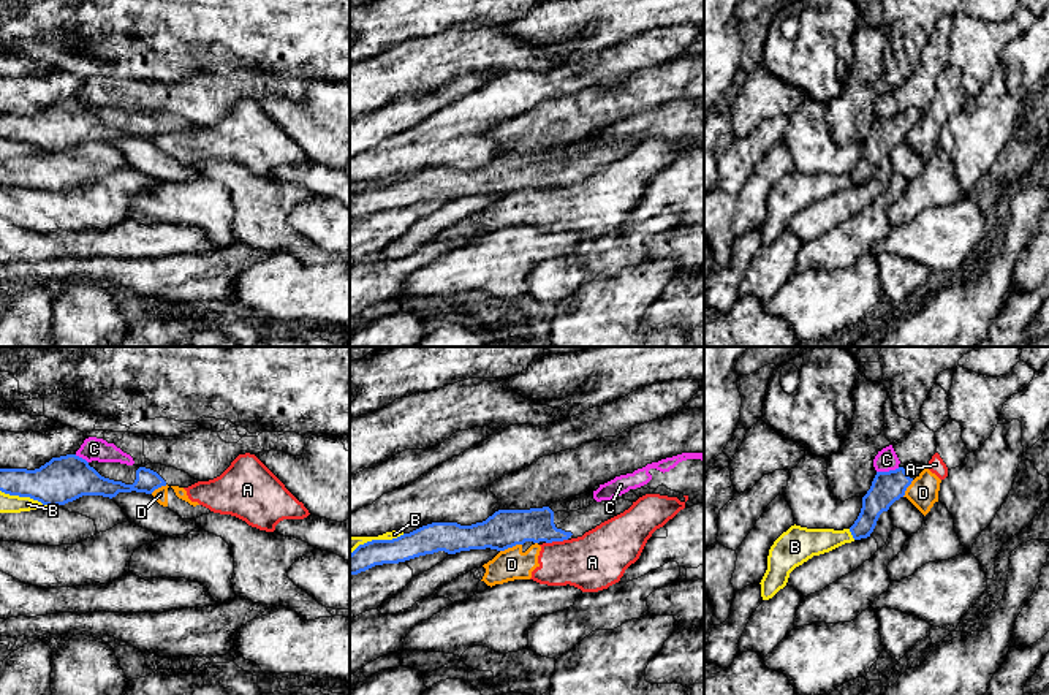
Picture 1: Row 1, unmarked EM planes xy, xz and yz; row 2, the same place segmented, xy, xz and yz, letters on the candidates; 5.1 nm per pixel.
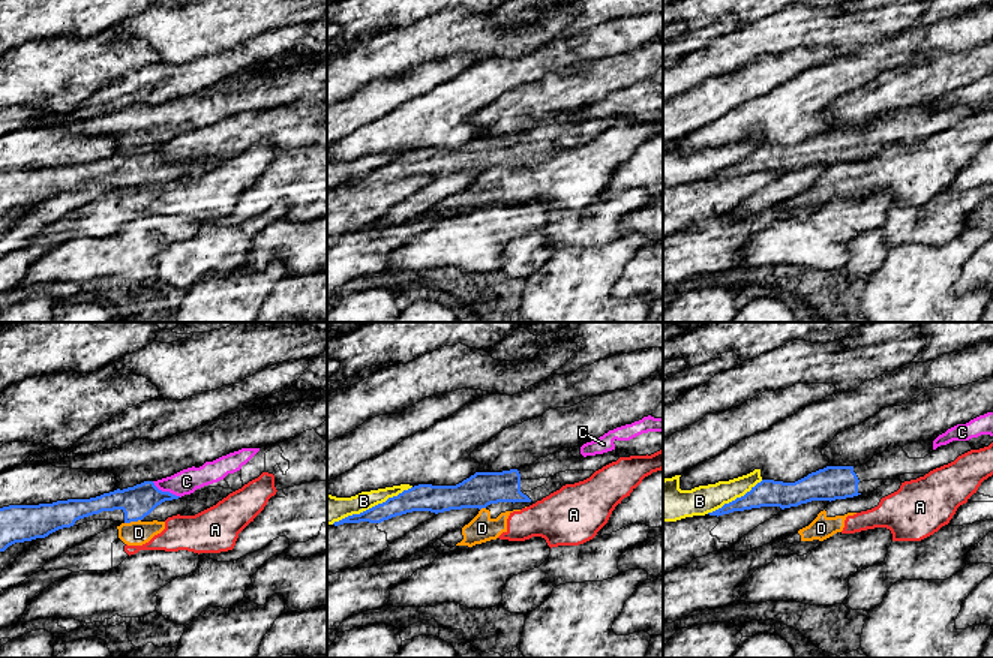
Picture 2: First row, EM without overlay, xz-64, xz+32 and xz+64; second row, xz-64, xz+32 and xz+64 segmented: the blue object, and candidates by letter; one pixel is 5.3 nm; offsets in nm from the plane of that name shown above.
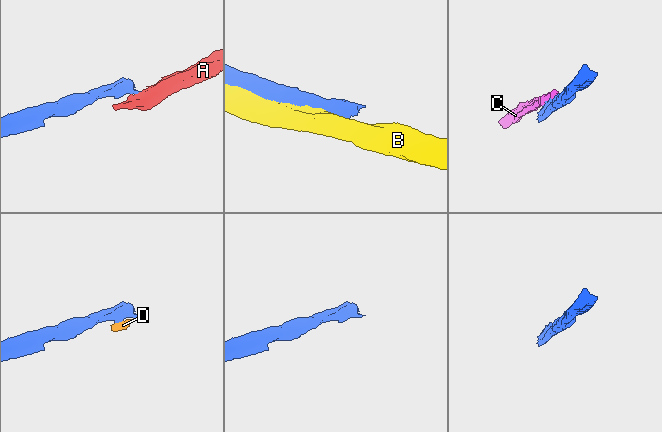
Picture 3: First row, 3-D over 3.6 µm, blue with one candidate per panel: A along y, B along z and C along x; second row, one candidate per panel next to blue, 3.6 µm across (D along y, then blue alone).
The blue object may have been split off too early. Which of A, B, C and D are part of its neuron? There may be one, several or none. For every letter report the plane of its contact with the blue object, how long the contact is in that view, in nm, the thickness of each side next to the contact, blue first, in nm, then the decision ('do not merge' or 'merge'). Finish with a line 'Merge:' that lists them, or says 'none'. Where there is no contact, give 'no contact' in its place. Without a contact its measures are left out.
A: contact in xz; length 110 nm; calibres 190 and 300 nm; do not merge
B: contact in xz; length 300 nm; calibres 140 and 80 nm; do not merge
C: contact in yz; length 120 nm; calibres 160 and 120 nm; do not merge
D: contact in xz; length 120 nm; calibres 190 and 160 nm; do not merge
Merge: none

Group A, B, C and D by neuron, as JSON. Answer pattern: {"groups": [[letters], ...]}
{"groups": [["A", "D"], ["B"], ["C"]]}

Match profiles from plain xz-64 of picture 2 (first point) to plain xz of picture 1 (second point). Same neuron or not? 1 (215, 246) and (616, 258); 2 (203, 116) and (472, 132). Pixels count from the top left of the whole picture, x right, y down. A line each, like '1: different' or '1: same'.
1: same
2: different

